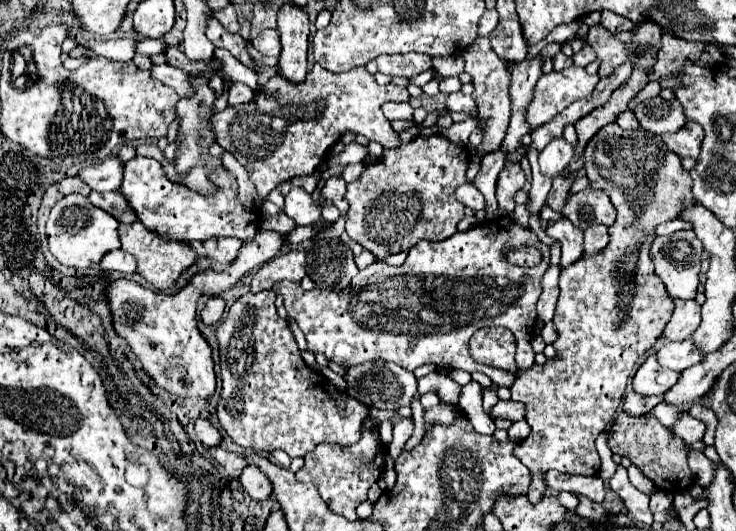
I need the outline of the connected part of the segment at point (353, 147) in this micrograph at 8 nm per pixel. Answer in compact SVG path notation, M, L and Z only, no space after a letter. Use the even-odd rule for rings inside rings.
M356 142L348 144L346 150L338 156L332 157L332 163L330 165L349 165L353 163L362 162L364 158L368 156L368 146L360 146Z

